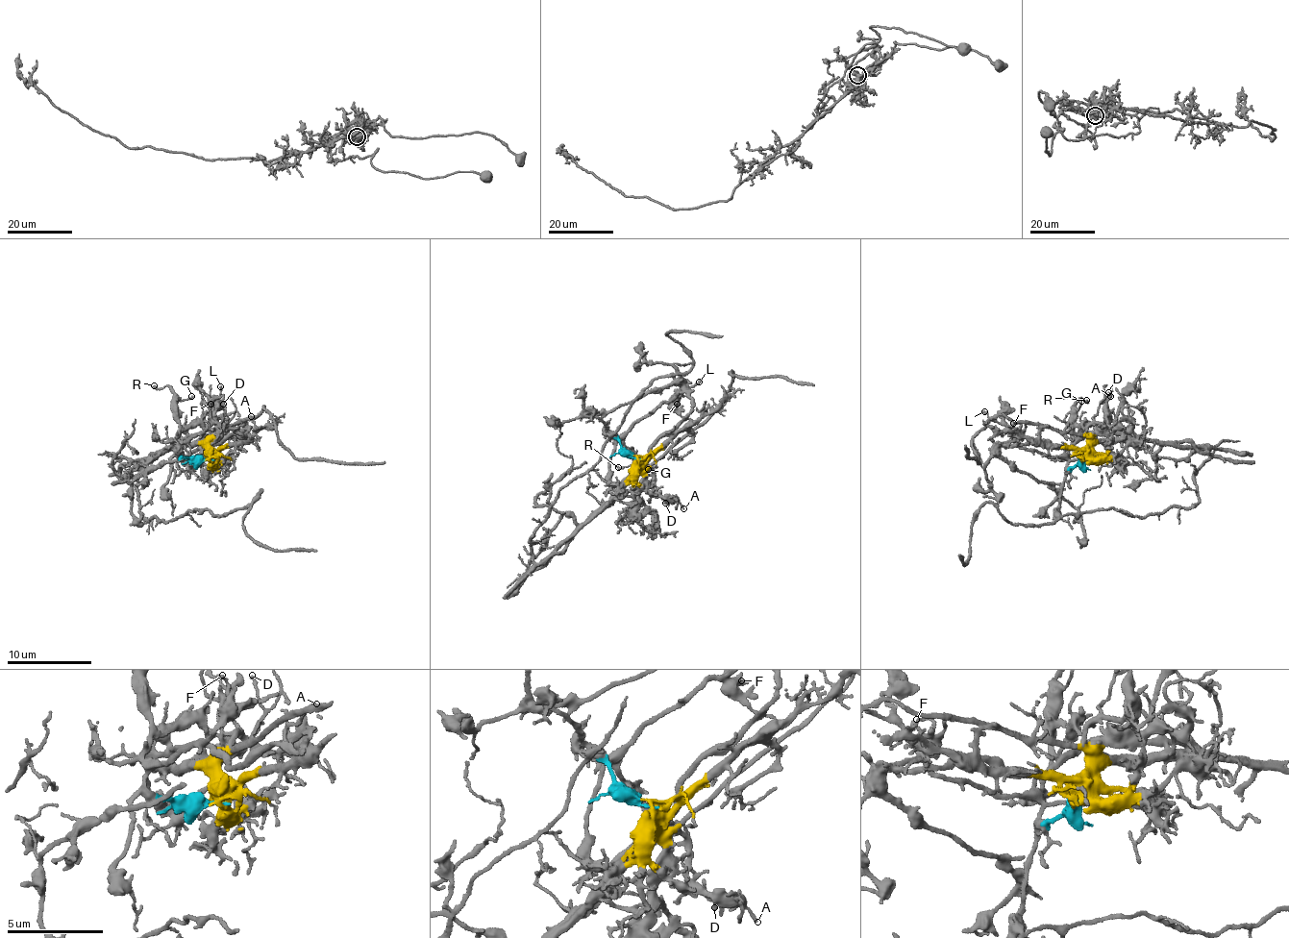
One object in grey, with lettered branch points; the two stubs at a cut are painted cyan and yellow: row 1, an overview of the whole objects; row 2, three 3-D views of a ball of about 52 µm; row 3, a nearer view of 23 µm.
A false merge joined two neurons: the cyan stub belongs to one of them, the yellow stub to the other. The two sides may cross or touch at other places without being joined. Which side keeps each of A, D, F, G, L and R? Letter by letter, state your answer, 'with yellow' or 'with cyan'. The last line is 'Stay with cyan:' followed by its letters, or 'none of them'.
A: with yellow
D: with yellow
F: with cyan
G: with cyan
L: with cyan
R: with cyan
Stay with cyan: F, G, L, R

